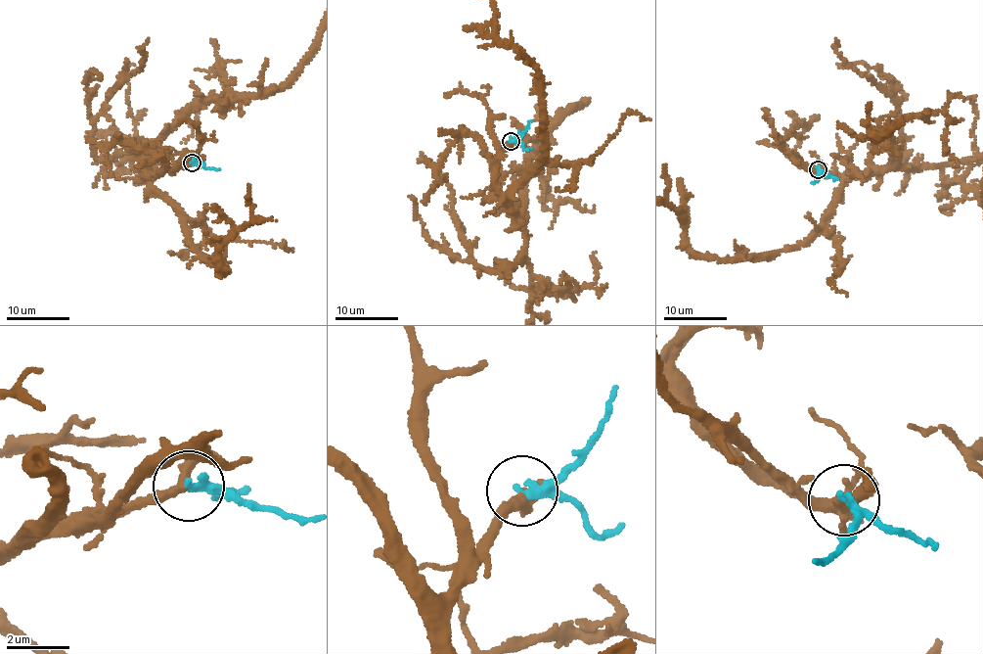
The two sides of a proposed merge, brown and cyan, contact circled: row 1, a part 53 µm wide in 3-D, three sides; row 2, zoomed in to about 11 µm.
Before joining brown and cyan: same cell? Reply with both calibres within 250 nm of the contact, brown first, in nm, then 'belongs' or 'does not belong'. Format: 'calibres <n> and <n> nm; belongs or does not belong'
calibres 260 and 280 nm; belongs

